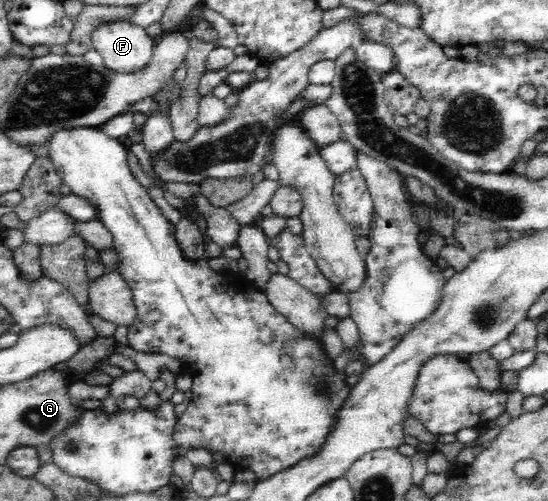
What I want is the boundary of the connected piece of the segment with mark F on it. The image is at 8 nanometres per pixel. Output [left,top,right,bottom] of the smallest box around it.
[92,20,156,74]

